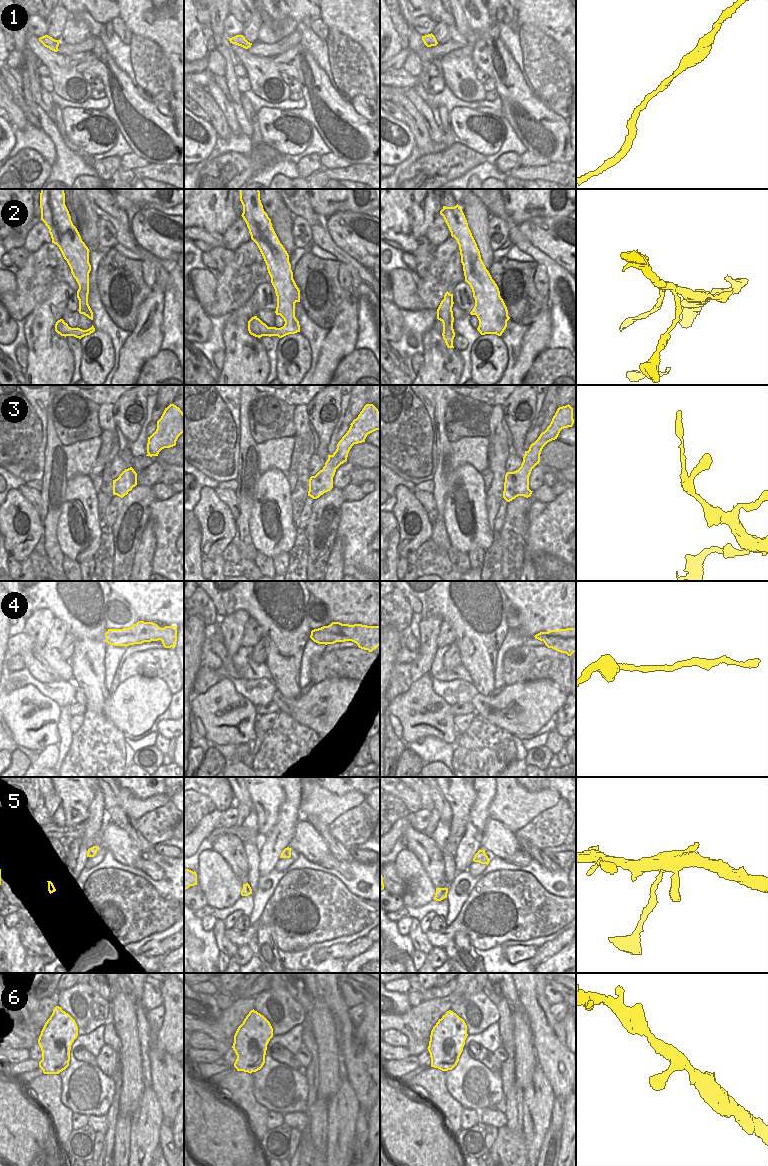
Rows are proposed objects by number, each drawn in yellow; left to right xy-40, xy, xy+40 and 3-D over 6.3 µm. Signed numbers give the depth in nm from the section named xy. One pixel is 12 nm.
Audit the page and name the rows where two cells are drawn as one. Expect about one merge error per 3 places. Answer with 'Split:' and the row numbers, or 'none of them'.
Split: 2

